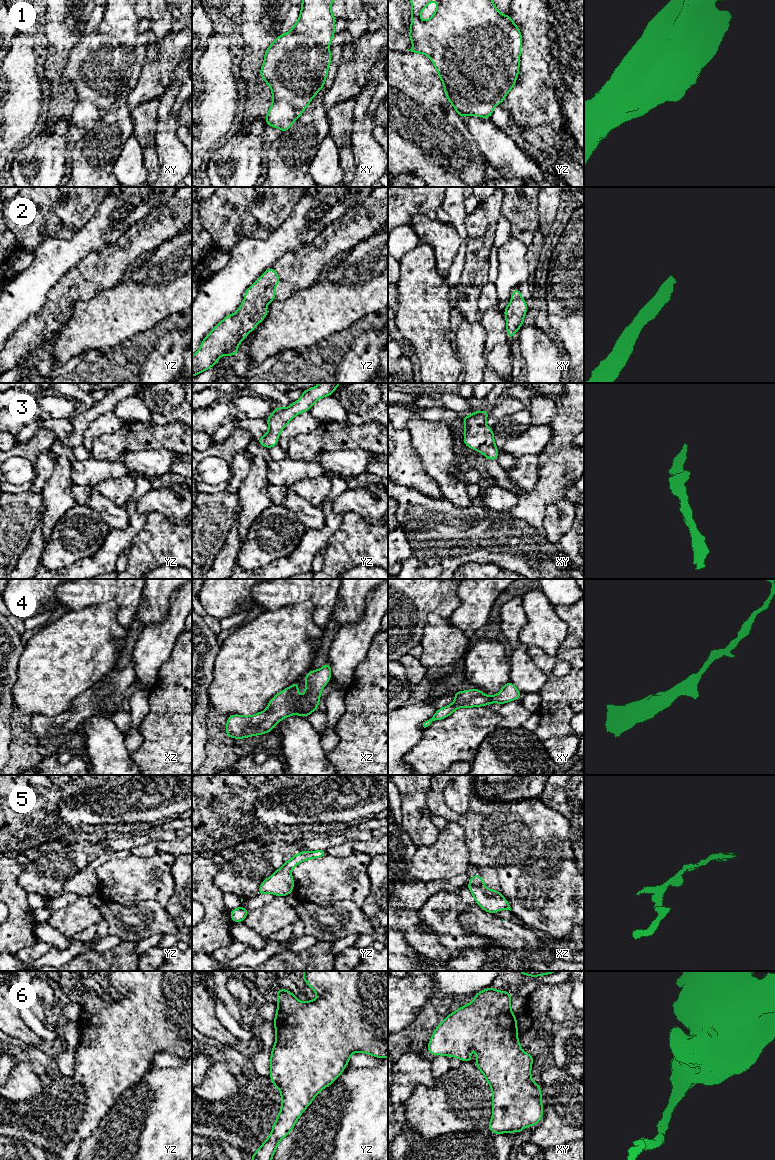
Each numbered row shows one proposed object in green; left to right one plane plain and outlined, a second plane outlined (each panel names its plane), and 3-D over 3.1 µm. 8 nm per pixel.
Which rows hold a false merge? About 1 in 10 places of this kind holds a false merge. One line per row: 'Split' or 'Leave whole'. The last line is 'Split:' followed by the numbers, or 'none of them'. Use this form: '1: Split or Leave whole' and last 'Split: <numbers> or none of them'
1: Leave whole
2: Leave whole
3: Leave whole
4: Leave whole
5: Leave whole
6: Leave whole
Split: none of them

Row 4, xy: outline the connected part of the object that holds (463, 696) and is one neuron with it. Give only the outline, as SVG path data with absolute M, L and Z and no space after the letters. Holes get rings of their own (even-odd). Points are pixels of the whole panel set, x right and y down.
M511 681L505 684L498 694L493 696L483 694L480 689L454 692L453 694L456 697L456 700L450 705L438 709L432 718L424 721L420 725L422 729L427 729L434 720L441 720L448 717L460 707L479 707L486 706L489 703L504 704L522 696Z

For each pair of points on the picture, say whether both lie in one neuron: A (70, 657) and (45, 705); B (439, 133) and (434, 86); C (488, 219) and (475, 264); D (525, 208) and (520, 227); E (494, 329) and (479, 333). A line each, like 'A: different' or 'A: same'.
A: same
B: same
C: same
D: same
E: different

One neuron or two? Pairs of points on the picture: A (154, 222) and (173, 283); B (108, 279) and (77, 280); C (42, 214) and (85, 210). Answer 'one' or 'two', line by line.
A: two
B: one
C: one

